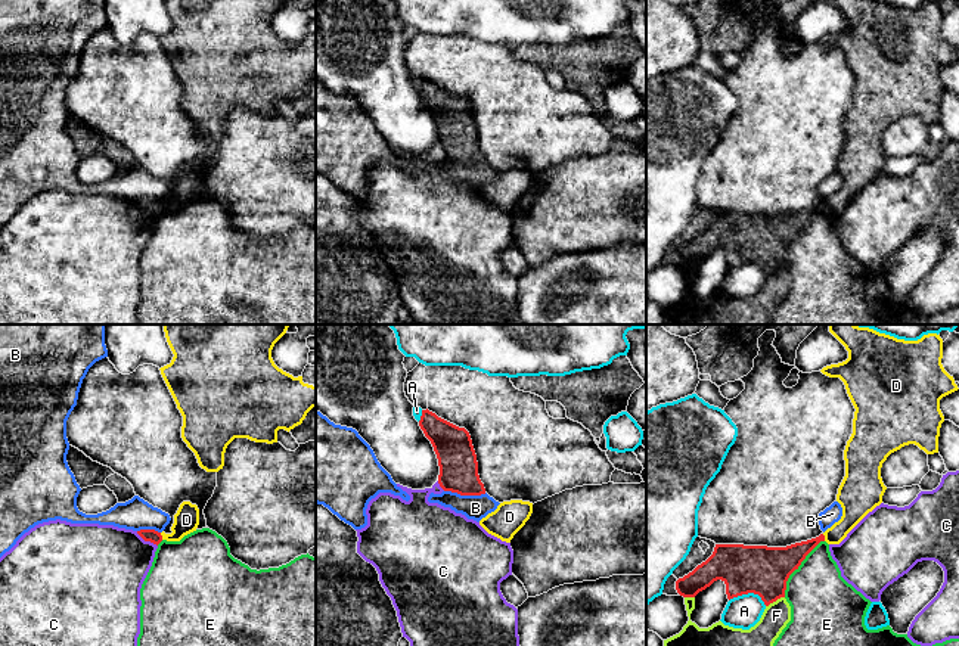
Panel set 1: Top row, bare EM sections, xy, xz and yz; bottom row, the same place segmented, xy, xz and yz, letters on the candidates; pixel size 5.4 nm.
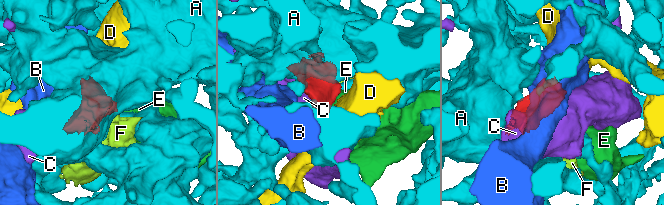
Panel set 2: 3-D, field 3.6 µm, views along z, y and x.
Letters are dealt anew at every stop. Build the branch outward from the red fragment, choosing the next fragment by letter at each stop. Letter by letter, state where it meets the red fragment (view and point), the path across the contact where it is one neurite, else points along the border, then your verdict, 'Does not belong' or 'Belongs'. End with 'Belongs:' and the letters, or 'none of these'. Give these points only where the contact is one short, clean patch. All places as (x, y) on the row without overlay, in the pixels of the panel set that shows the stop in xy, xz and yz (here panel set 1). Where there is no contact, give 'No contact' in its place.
A: Touches red at yz (748, 261). Does not belong
B: Touches red at xz (465, 164). Boundary: xz (444, 160), (461, 164), (486, 162). Does not belong
C: Touches red at xy (146, 210). Does not belong
D: Touches red at xy (161, 205). Boundary: xy (160, 202), (163, 208). Does not belong
E: Touches red at yz (797, 238). Does not belong
F: Touches red at yz (775, 270). Does not belong
Belongs: none of these

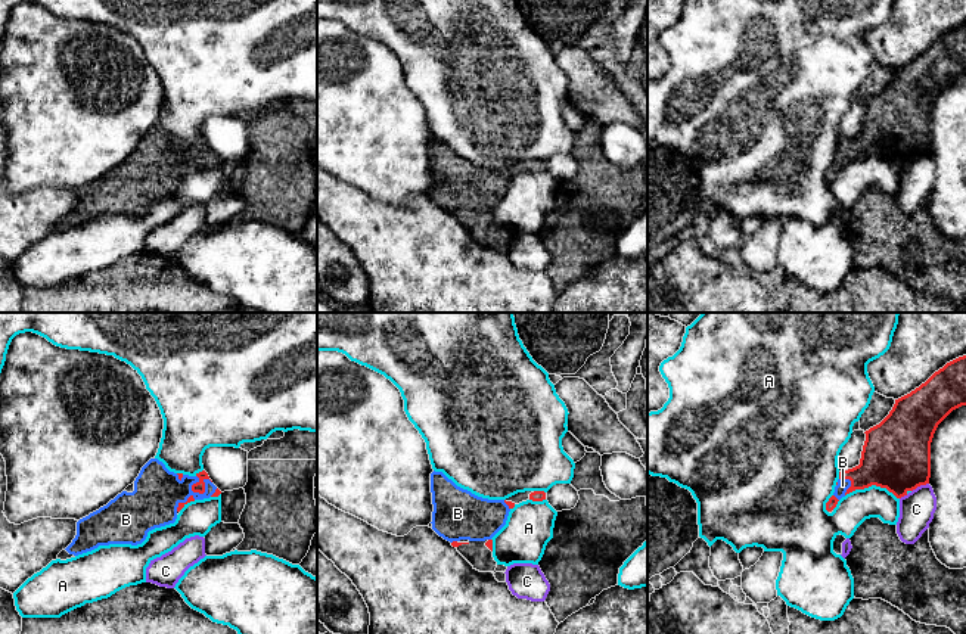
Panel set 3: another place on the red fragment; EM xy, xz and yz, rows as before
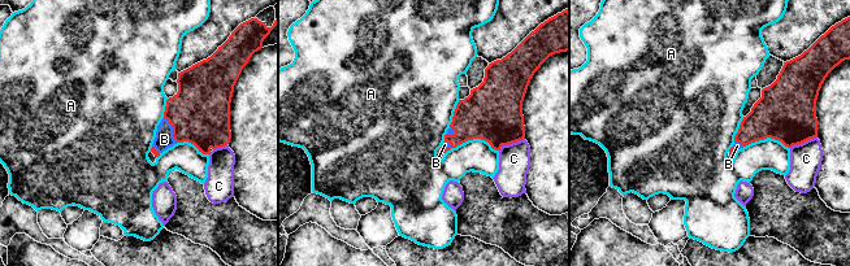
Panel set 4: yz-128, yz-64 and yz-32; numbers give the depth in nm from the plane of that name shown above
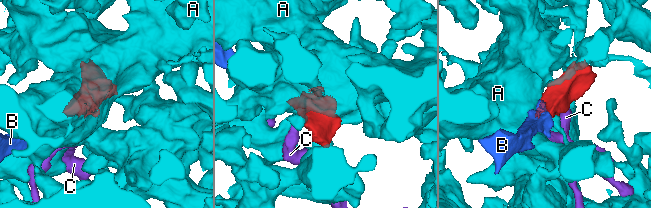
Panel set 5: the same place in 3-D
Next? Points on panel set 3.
A: Touches red at yz (872, 154). Does not belong
B: Touches red at xy (196, 161). Belongs
C: Touches red at yz (919, 155). Boundary: yz (928, 152), (912, 161). Does not belong
Belongs: B

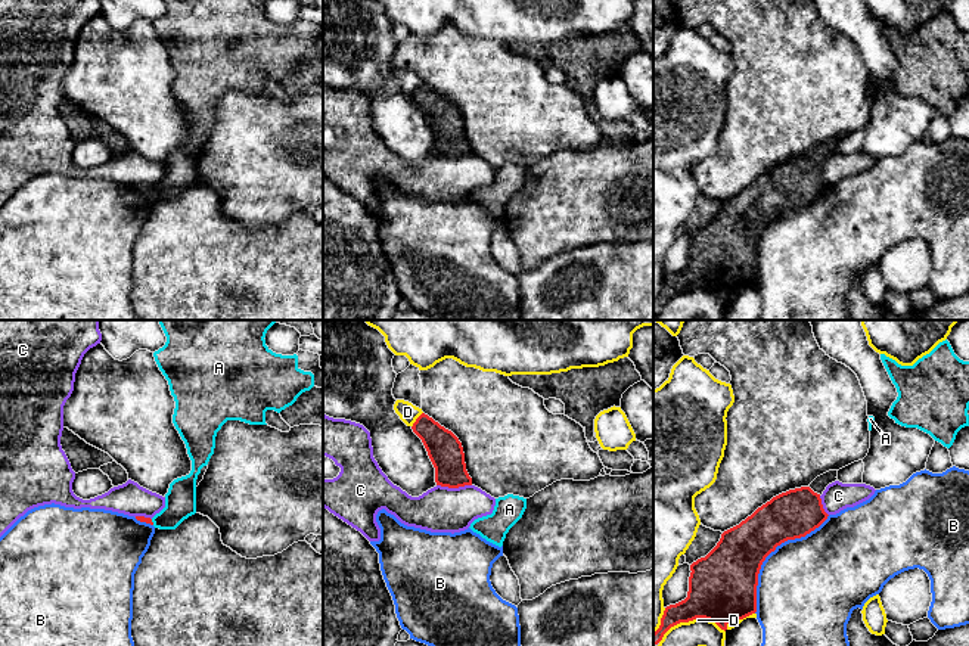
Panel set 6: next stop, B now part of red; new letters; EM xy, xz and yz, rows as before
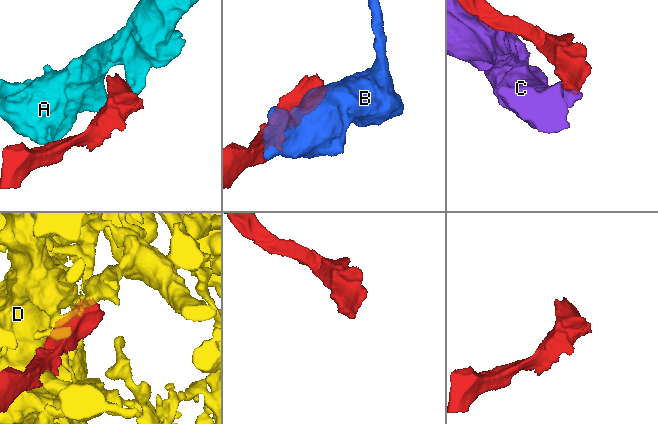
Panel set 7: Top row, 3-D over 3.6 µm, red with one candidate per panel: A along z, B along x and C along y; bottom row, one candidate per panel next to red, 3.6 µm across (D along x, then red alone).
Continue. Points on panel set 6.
A: Touches red at xy (152, 192). Boundary: xy (151, 189), (154, 193). Does not belong
B: Touches red at yz (770, 221). Does not belong
C: Touches red at xz (455, 157). Does not belong
D: Touches red at yz (707, 288). Does not belong
Belongs: none of these

